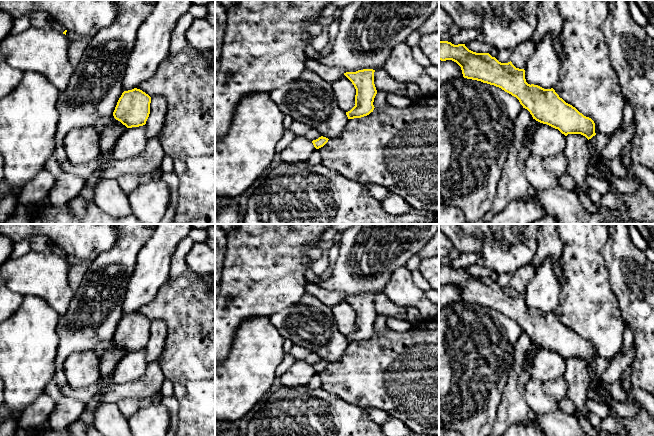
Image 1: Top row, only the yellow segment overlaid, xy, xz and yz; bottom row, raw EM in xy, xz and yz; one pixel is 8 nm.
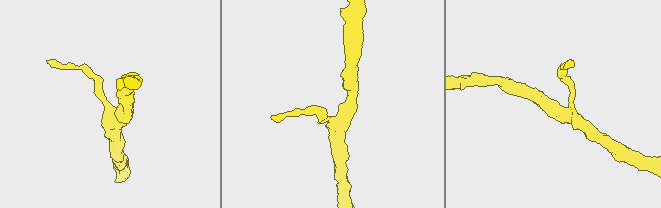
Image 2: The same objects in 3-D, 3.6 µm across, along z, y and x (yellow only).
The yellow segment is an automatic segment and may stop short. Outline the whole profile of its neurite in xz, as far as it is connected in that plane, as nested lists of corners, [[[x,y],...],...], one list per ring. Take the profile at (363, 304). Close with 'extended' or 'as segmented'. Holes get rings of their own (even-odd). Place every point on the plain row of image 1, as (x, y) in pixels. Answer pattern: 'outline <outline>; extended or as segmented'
outline [[[363,293],[344,297],[356,313],[355,330],[346,336],[348,343],[361,342],[373,336],[373,326],[377,318],[374,296],[373,293]]]; as segmented

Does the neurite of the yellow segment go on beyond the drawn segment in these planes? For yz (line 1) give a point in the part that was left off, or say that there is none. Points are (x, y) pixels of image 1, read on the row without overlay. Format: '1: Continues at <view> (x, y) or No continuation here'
1: No continuation here

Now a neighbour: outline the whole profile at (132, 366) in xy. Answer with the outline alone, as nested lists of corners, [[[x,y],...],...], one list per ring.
[[[146,349],[127,352],[118,362],[112,380],[115,384],[126,384],[143,376],[147,369]]]

